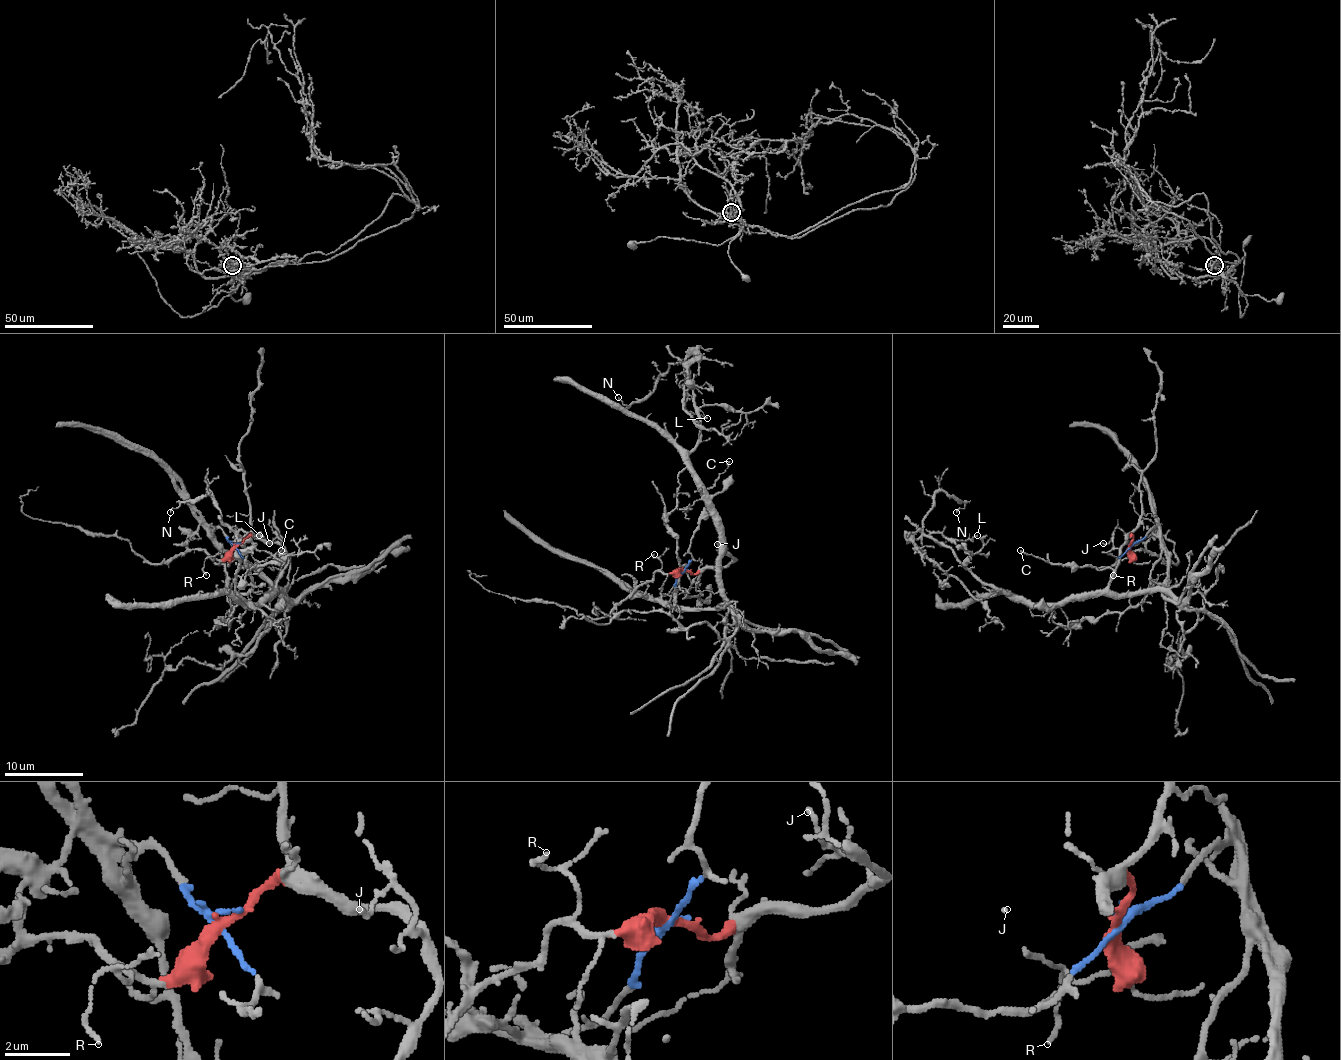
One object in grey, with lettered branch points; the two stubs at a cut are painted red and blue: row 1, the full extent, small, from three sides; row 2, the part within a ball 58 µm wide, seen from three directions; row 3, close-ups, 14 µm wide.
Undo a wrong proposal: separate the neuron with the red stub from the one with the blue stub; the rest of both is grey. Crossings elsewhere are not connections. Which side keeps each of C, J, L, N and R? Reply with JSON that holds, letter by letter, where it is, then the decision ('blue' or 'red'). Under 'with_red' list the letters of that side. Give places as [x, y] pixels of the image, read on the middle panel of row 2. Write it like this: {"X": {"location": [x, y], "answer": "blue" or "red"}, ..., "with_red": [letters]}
{"C": {"location": [729, 461], "answer": "blue"}, "J": {"location": [717, 544], "answer": "red"}, "L": {"location": [707, 418], "answer": "red"}, "N": {"location": [618, 397], "answer": "red"}, "R": {"location": [654, 554], "answer": "red"}, "with_red": ["J", "L", "N", "R"]}

